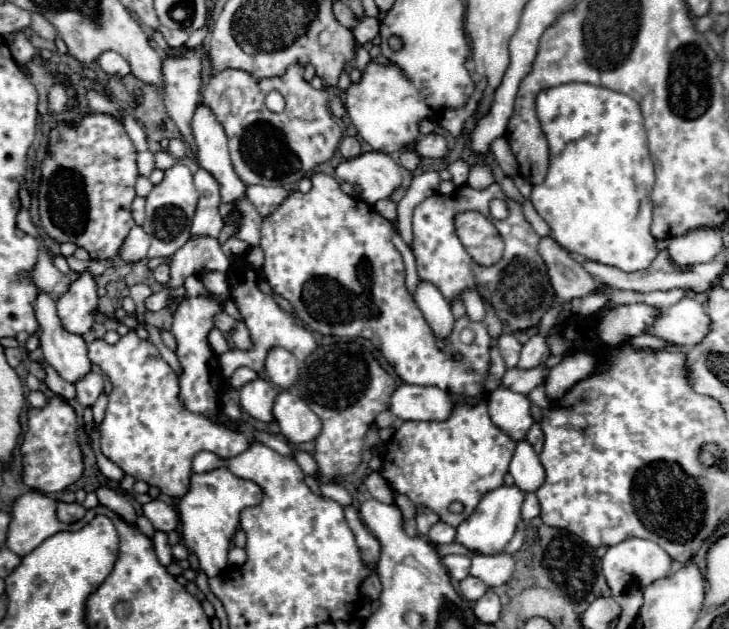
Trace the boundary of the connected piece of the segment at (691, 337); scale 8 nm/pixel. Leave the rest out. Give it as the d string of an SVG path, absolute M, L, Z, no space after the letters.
M681 299L673 307L659 309L659 317L649 333L685 347L693 347L709 333L709 315L703 305L693 299Z

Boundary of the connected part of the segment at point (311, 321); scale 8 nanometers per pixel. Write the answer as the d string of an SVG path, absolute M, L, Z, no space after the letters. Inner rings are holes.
M315 173L311 181L313 187L309 193L289 191L289 197L273 213L269 213L269 217L263 219L261 225L261 249L265 251L263 275L269 281L269 285L281 297L293 303L297 317L305 325L309 325L309 329L321 335L371 339L405 383L435 385L457 395L477 395L483 389L489 371L491 337L487 335L487 325L473 323L469 321L469 317L461 317L455 321L453 333L447 339L447 347L437 349L431 327L427 325L413 297L405 289L403 259L391 241L393 225L363 199L343 193L335 177ZM463 329L473 329L475 341L471 345L461 343L459 333ZM453 353L461 353L463 359L455 361L451 357Z

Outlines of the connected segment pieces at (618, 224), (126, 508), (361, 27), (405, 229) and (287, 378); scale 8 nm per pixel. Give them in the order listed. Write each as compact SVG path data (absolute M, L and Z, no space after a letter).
M565 83L565 85L551 87L551 89L543 89L537 95L537 117L539 117L541 125L543 125L543 131L545 131L545 137L547 137L547 143L549 143L549 171L547 171L543 183L533 187L533 193L531 193L529 199L531 199L533 207L537 209L537 213L549 223L553 239L561 247L569 249L571 253L583 255L589 261L597 261L597 263L619 267L621 271L641 271L641 269L649 267L651 261L657 255L655 237L649 233L651 209L653 209L649 195L651 195L653 183L655 183L655 173L653 173L653 161L651 161L651 155L649 155L649 149L647 149L643 115L641 115L641 109L639 109L637 101L633 101L625 93L617 93L617 91L611 91L611 89L605 89L605 87L595 87L595 85L589 85L589 83Z
M99 487L99 489L97 489L97 497L99 497L99 503L101 503L101 505L109 507L111 511L115 511L125 523L135 525L137 513L135 513L135 509L131 507L129 499L127 499L123 493L113 491L113 489L109 489L109 487Z
M363 17L359 25L353 29L353 35L359 45L365 45L367 41L373 41L379 35L379 21L371 17Z
M425 171L421 175L415 175L405 197L397 205L397 215L399 215L399 235L403 237L405 243L411 243L413 233L411 233L411 215L413 209L429 195L433 195L439 189L439 173L437 171Z
M273 347L267 355L265 371L267 371L267 379L273 385L277 385L281 389L289 389L297 381L297 373L299 373L297 359L287 349Z

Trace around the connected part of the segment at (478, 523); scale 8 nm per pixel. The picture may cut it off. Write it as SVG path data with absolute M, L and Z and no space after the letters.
M499 487L491 493L487 493L481 503L475 507L475 511L469 515L467 521L463 521L457 527L455 541L473 551L475 555L497 555L505 549L505 545L511 541L517 523L521 521L521 505L523 505L525 493L521 489L513 487Z

